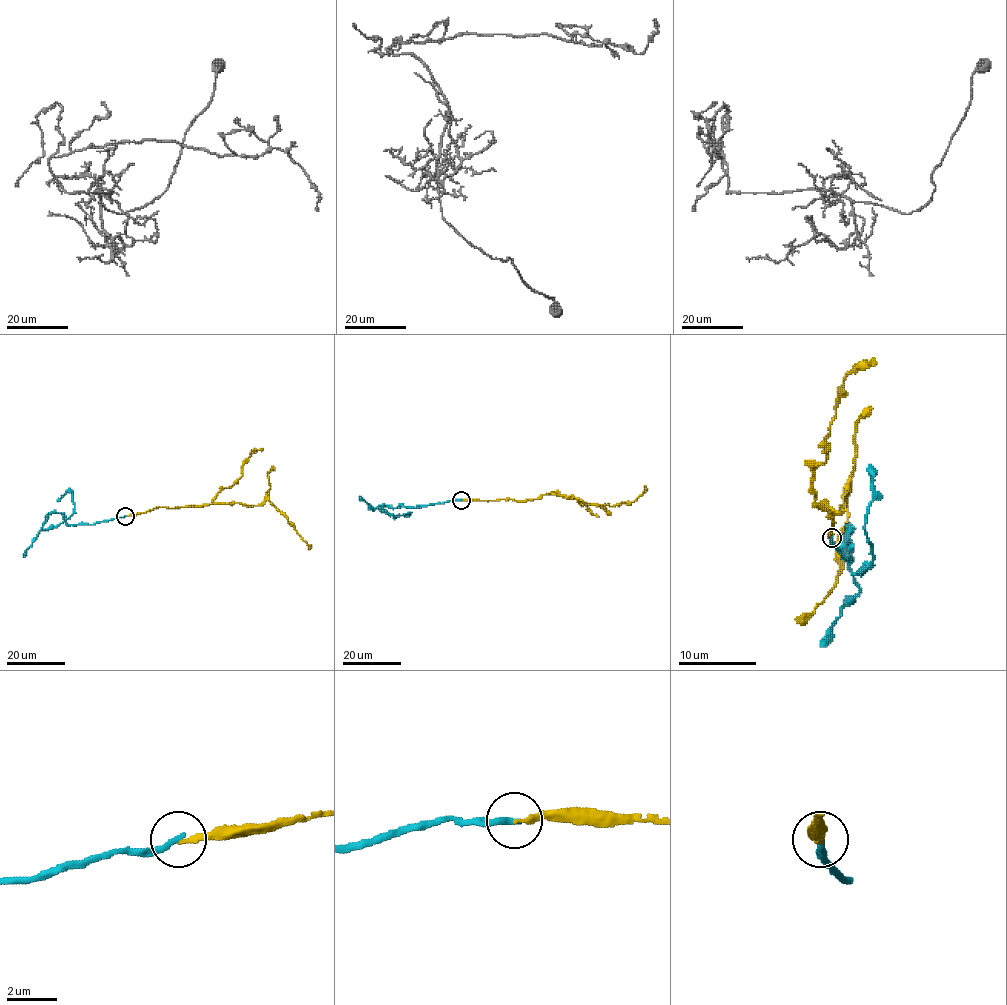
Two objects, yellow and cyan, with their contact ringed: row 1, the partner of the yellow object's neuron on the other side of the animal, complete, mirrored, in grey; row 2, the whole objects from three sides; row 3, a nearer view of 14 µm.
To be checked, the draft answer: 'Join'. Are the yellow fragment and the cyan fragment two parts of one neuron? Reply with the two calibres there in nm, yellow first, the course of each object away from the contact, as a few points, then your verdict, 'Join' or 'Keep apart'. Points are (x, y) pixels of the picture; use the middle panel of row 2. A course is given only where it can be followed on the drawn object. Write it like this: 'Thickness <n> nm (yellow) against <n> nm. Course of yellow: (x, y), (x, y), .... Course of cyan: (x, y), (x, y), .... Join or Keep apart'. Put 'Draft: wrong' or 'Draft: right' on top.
Draft: wrong
Thickness 200 nm (yellow) against 240 nm. Course of yellow: (461, 500), (525, 501), (555, 493), (585, 503), (615, 506), (632, 502), (646, 487). Course of cyan: (461, 500), (416, 507), (378, 506), (395, 515), (410, 514), (394, 518). Keep apart

